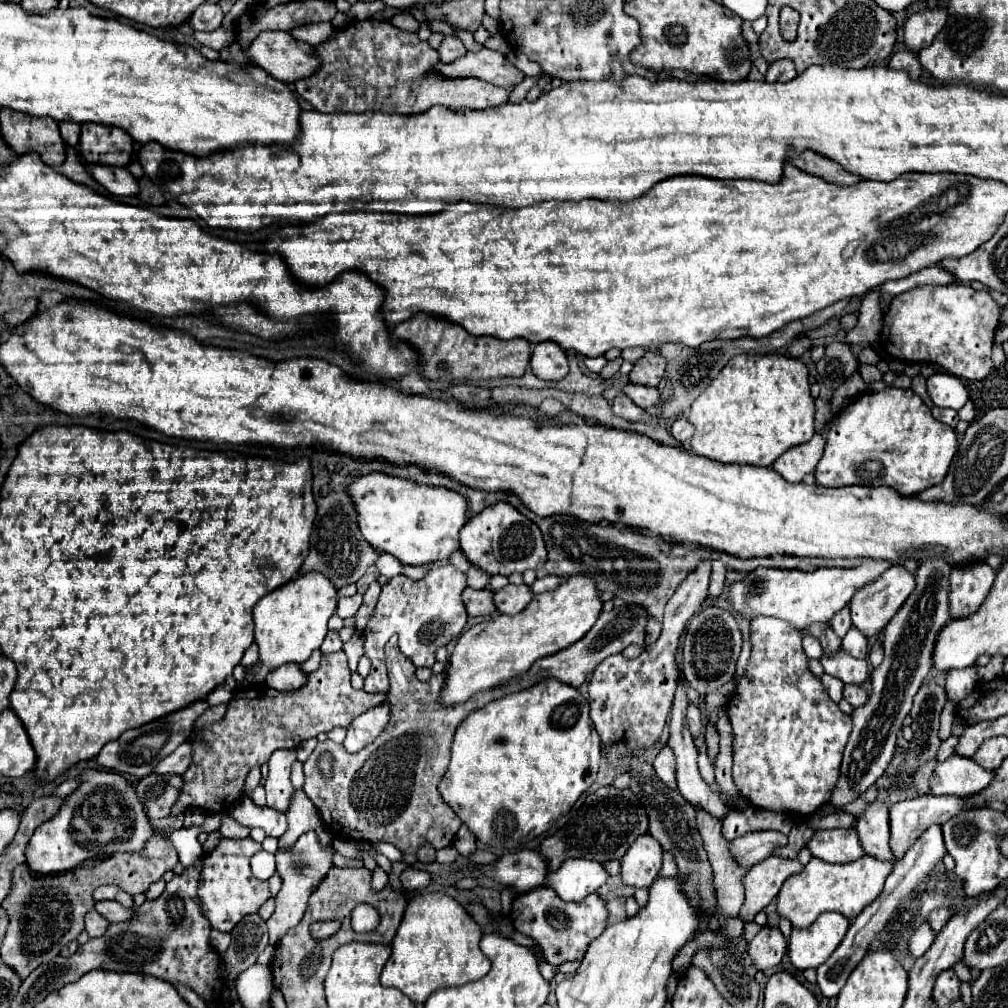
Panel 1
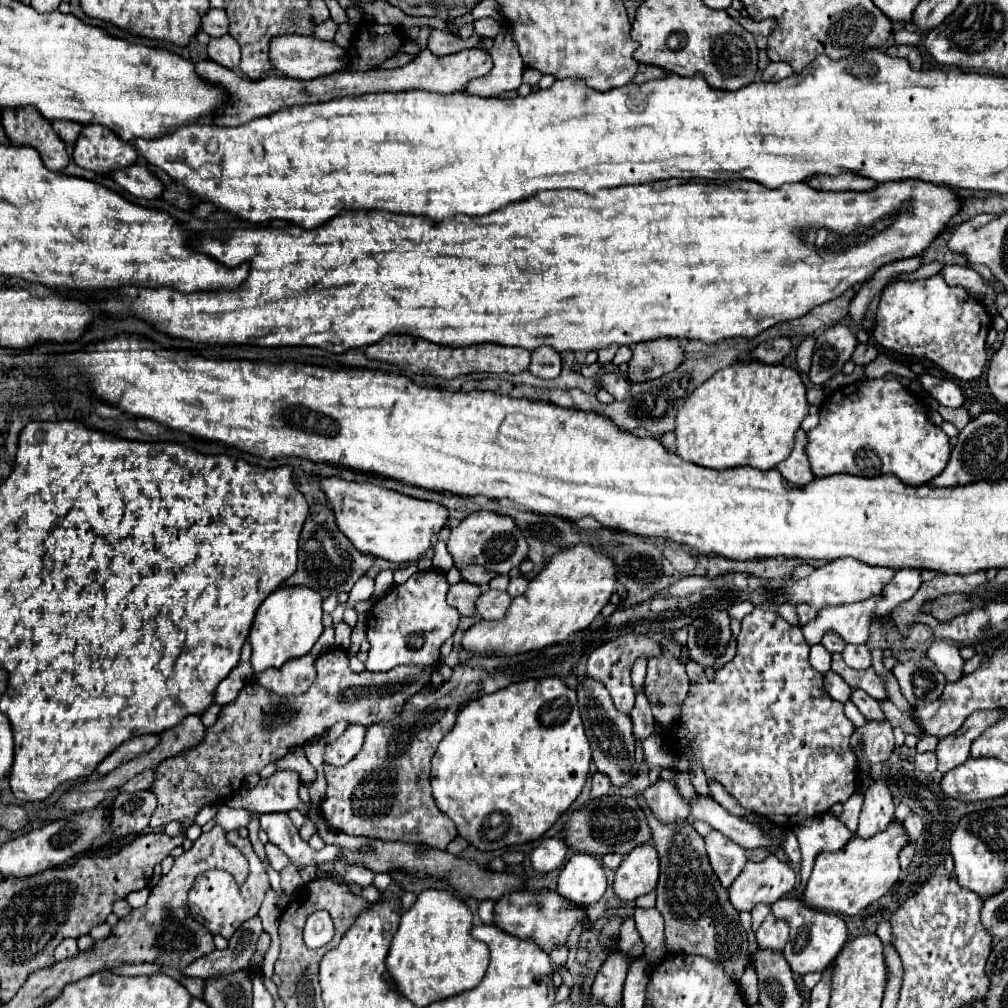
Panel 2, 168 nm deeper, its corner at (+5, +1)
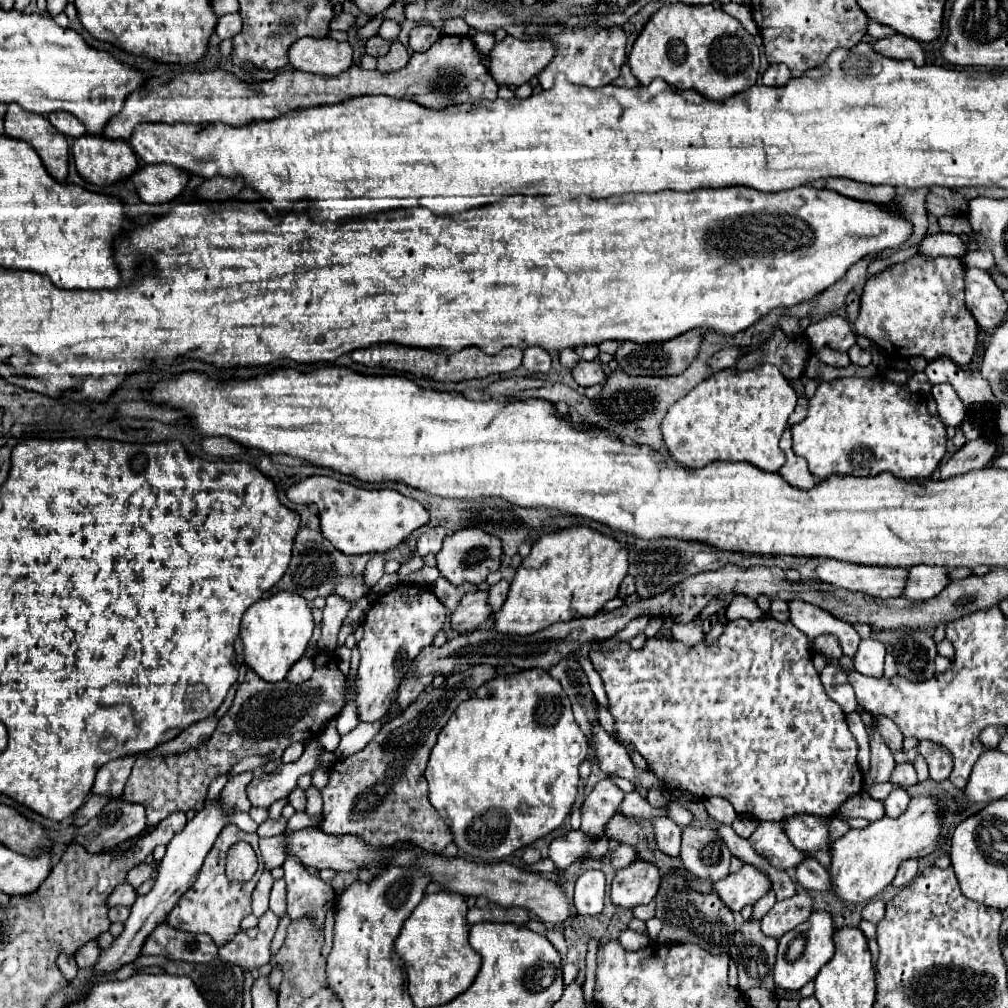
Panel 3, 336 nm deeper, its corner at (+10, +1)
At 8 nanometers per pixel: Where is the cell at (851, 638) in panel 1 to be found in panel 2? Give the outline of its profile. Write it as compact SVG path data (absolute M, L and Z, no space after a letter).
M846 645L846 649L842 651L842 657L846 665L852 669L866 669L872 665L870 649L866 645Z

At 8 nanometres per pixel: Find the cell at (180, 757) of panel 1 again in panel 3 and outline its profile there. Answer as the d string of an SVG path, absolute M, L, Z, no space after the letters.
M91 795L89 799L87 799L87 803L81 807L81 811L73 817L73 823L75 825L85 825L89 819L93 819L93 817L97 817L99 815L99 811L103 809L103 805L107 805L107 797L97 797L97 795Z

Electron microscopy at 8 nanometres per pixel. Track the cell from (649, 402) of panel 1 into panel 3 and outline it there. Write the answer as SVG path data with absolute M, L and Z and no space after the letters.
M581 359L579 363L573 365L571 373L581 387L589 387L589 385L595 385L595 383L605 383L603 367L597 361L583 361Z

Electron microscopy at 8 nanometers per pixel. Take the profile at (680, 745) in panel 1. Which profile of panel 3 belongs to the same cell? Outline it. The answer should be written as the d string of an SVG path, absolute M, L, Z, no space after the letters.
M759 823L749 841L757 849L757 853L767 857L771 865L777 865L777 869L797 867L807 857L811 857L811 853L799 851L793 845L789 845L781 823Z

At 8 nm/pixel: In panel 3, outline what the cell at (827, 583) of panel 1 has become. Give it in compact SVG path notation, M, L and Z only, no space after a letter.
M823 559L817 567L819 581L879 599L901 597L907 577L909 569L905 567L871 567L837 559Z

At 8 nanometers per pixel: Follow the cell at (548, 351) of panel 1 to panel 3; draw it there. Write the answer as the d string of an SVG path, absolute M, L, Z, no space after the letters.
M529 347L523 351L523 367L529 373L547 373L551 369L551 357L541 347Z

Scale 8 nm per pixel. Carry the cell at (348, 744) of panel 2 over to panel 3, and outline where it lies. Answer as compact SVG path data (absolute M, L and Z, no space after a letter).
M313 739L305 745L305 753L295 763L283 763L273 773L261 775L261 779L253 779L249 785L249 801L253 807L271 807L273 801L287 797L295 787L297 779L305 773L319 769L317 755L321 753L321 743Z

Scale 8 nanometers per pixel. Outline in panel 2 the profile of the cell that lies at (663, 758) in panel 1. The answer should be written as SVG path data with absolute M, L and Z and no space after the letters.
M658 777L658 781L654 785L644 789L644 797L660 821L676 821L676 819L688 819L690 817L686 813L688 803L678 793L678 787L674 785L674 781Z

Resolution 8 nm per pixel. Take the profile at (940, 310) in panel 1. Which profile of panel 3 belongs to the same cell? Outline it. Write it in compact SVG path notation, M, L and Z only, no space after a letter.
M917 253L869 277L861 295L861 313L855 321L857 335L871 339L893 357L921 355L933 361L945 355L957 365L967 365L977 345L977 321L963 299L965 271L959 259L929 259Z

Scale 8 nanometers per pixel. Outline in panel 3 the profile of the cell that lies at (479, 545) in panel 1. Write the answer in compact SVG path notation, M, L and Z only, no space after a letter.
M459 529L443 541L443 549L437 553L437 569L453 585L483 583L489 571L497 571L501 561L501 543L497 537L489 537L483 529Z

